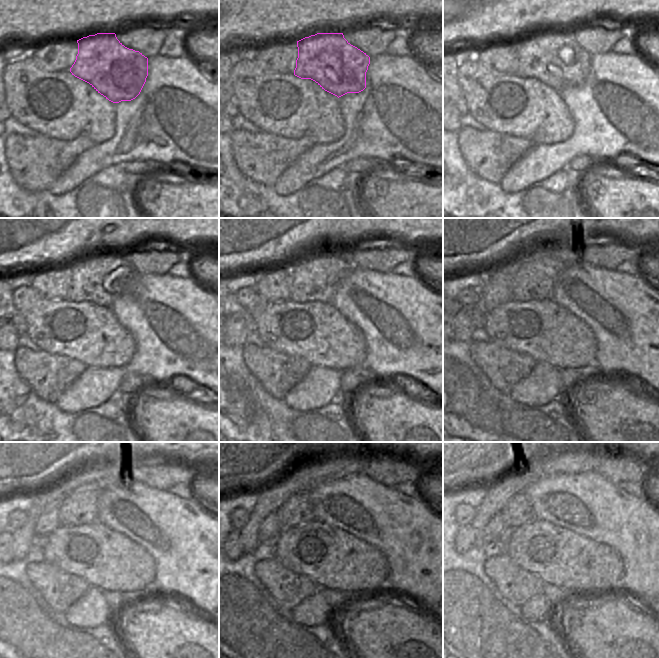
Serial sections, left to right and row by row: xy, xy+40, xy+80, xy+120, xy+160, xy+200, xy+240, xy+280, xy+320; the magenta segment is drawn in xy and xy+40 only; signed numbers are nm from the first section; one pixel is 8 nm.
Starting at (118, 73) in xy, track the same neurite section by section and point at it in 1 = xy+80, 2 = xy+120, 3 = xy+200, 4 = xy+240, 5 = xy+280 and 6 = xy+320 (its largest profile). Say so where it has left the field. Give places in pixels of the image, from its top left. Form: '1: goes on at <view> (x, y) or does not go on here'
1: goes on at xy+80 (553, 57)
2: goes on at xy+120 (101, 278)
3: goes on at xy+200 (535, 278)
4: goes on at xy+240 (80, 507)
5: goes on at xy+280 (296, 510)
6: goes on at xy+320 (517, 511)

